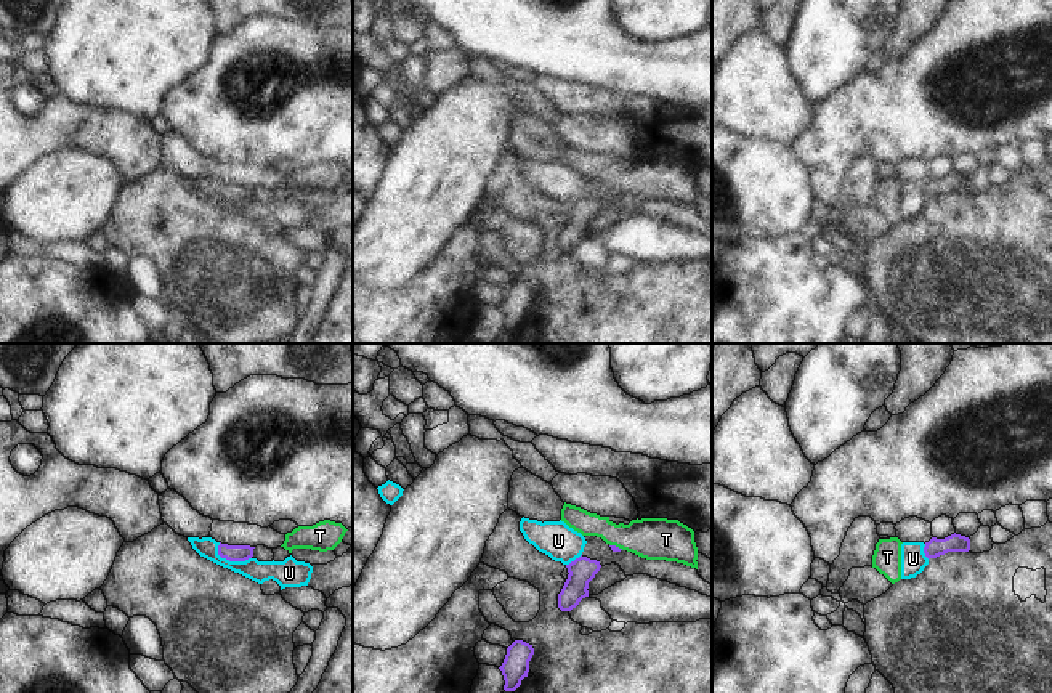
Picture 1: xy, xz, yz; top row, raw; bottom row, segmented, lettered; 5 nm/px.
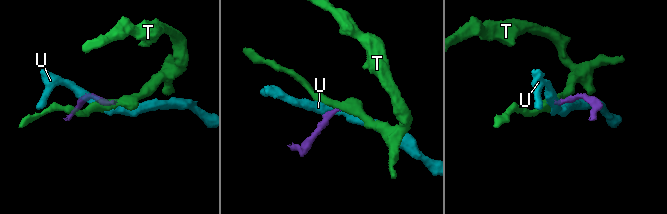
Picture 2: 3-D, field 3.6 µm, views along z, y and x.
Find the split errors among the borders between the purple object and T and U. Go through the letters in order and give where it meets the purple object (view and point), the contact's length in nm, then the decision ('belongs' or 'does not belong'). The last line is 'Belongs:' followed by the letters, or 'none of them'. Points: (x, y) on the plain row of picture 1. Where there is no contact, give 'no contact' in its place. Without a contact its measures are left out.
T: contact xz (615, 186); length 80 nm; belongs
U: contact xy (231, 201); length 190 nm; does not belong
Belongs: T

